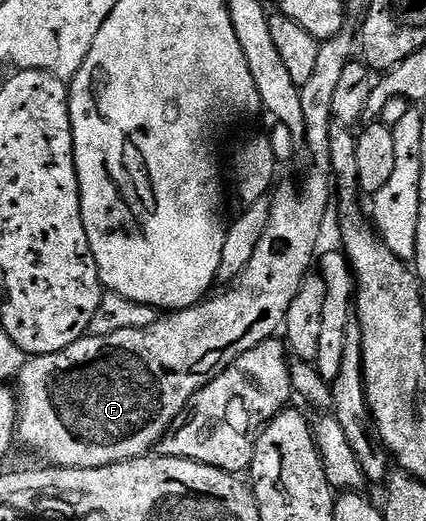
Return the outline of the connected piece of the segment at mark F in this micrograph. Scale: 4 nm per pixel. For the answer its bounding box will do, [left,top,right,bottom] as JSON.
[16,31,355,467]

